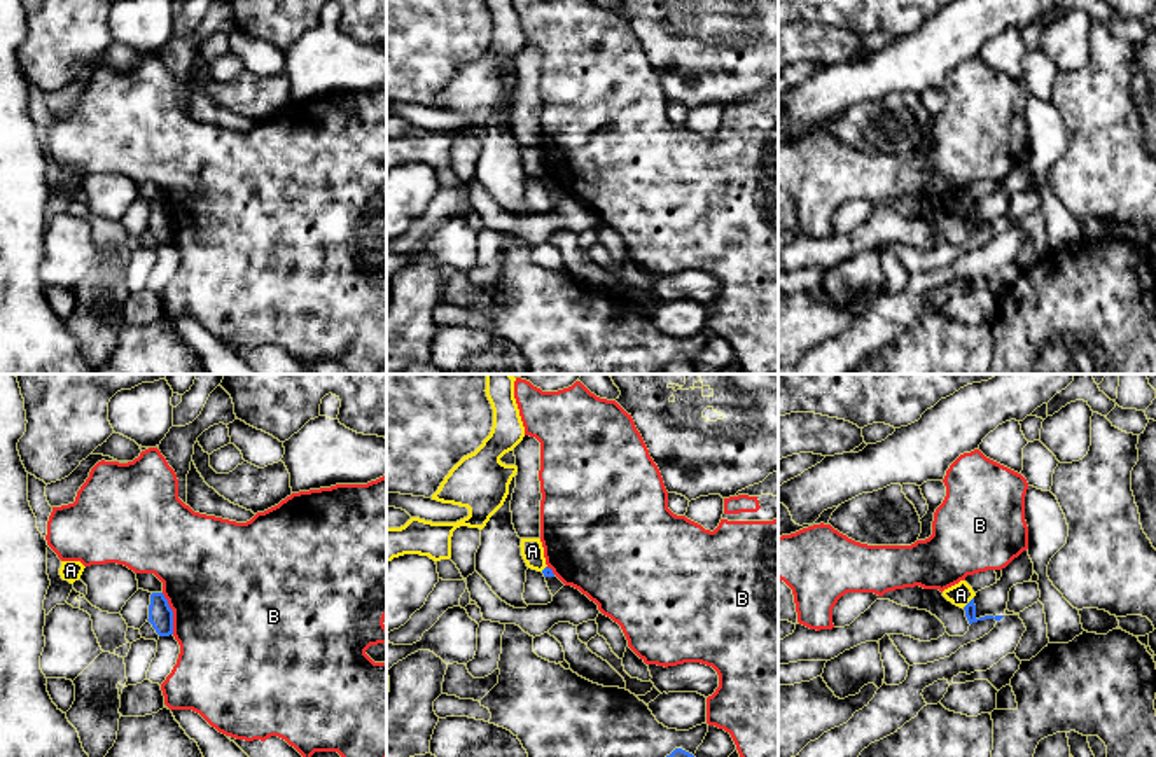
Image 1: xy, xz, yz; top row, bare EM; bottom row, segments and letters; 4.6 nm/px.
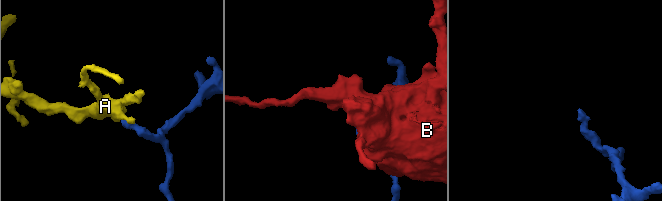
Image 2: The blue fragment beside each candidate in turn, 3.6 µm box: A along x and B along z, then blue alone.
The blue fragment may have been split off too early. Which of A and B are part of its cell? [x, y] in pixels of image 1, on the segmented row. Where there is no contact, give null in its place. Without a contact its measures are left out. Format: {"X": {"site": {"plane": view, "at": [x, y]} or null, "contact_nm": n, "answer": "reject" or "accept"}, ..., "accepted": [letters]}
{"A": {"site": {"plane": "yz", "at": [969, 602]}, "contact_nm": 80, "answer": "reject"}, "B": {"site": {"plane": "xy", "at": [172, 614]}, "contact_nm": 200, "answer": "reject"}, "accepted": []}

